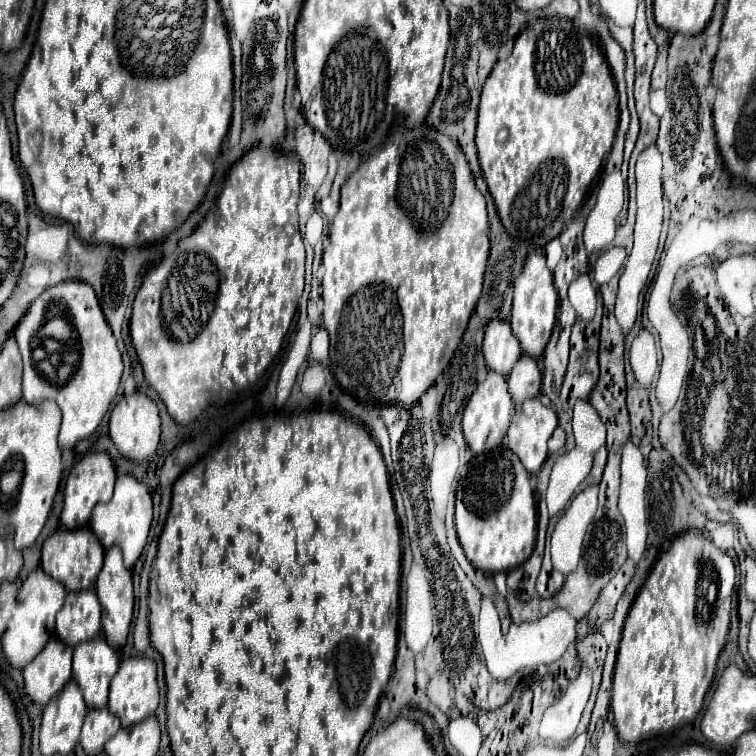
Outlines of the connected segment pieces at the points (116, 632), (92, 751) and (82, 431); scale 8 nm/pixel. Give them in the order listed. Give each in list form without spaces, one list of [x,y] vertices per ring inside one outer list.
[[[117,545],[109,547],[105,551],[105,561],[101,567],[101,573],[95,583],[95,593],[101,603],[101,615],[103,615],[103,633],[105,639],[111,647],[123,647],[127,641],[129,625],[133,619],[133,581],[131,581],[131,571],[123,565],[121,559],[121,549]]]
[[[107,707],[89,709],[85,715],[85,723],[81,729],[81,745],[87,755],[97,755],[105,741],[111,739],[119,731],[121,723],[117,715],[113,715]]]
[[[61,281],[49,289],[45,289],[35,303],[21,317],[17,327],[13,329],[17,345],[23,355],[23,399],[29,403],[39,403],[41,399],[53,399],[61,413],[61,431],[59,431],[59,447],[73,449],[73,445],[81,439],[87,439],[101,423],[107,413],[121,375],[123,375],[123,359],[117,349],[111,327],[105,317],[101,317],[101,305],[91,285],[83,281]]]

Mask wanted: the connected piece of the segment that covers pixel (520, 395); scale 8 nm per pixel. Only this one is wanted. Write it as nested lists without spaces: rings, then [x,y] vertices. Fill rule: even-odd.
[[[521,355],[509,373],[509,391],[515,403],[523,403],[525,399],[537,397],[541,391],[541,369],[537,359],[529,359],[529,355]]]

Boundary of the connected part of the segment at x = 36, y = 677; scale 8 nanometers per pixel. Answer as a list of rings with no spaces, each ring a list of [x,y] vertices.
[[[59,637],[49,639],[41,655],[37,655],[25,669],[27,695],[45,707],[71,679],[71,657],[73,647]]]

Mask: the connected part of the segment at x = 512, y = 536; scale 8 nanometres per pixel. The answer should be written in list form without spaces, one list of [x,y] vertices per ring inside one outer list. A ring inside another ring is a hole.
[[[505,447],[475,455],[469,463],[467,475],[461,477],[457,485],[457,501],[455,501],[455,521],[457,521],[457,535],[461,547],[475,569],[497,573],[509,571],[529,559],[535,545],[537,535],[537,507],[533,489],[529,485],[529,473],[521,467],[521,461]]]

